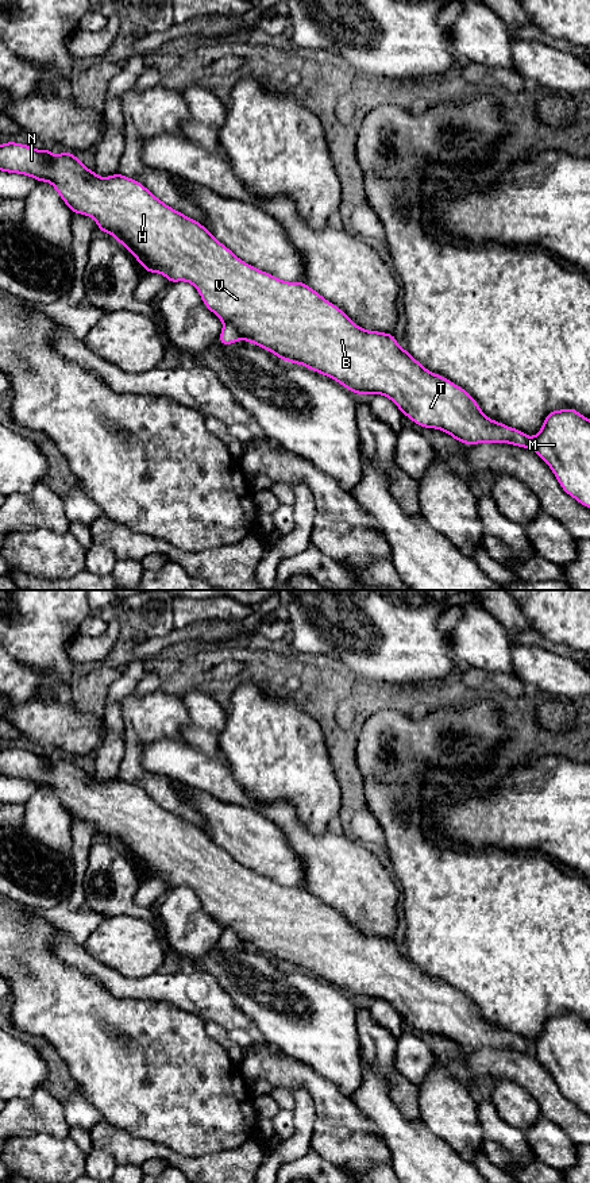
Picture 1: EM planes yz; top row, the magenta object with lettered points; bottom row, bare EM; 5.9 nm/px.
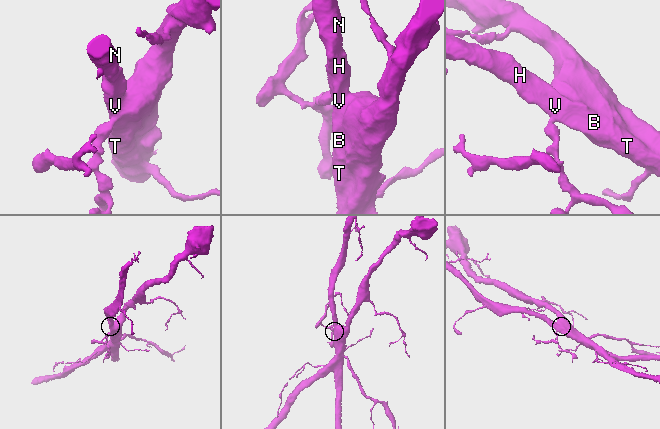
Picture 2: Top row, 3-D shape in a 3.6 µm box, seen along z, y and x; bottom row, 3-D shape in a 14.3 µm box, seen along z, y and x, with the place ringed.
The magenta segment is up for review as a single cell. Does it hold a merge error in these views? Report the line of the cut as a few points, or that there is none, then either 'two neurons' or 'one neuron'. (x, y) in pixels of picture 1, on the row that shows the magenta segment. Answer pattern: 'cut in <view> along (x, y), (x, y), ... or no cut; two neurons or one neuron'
cut in yz along (224, 324), (230, 324), (240, 338); two neurons

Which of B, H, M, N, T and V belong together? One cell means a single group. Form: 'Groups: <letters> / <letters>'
Groups: B H N T V / M

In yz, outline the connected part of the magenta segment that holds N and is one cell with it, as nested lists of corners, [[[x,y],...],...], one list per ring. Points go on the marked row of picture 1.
[[[16,142],[0,144],[0,170],[31,176],[36,182],[49,181],[73,213],[93,217],[97,221],[99,232],[112,234],[147,273],[161,273],[167,278],[169,284],[177,281],[190,282],[198,290],[204,305],[224,325],[232,325],[239,332],[240,339],[258,344],[286,362],[300,363],[319,374],[324,374],[355,394],[383,394],[417,425],[444,431],[459,443],[509,443],[533,450],[533,442],[527,433],[486,417],[478,402],[463,388],[428,371],[408,350],[397,344],[394,334],[363,330],[305,282],[286,282],[246,263],[209,234],[201,223],[166,205],[139,181],[120,173],[100,178],[95,170],[88,170],[77,155],[72,153],[62,151],[54,157],[50,146],[46,146],[45,151],[38,151],[31,146]]]

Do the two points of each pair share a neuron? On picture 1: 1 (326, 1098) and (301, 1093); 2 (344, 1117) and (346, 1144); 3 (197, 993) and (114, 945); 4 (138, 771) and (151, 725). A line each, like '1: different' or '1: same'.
1: different
2: different
3: different
4: same

